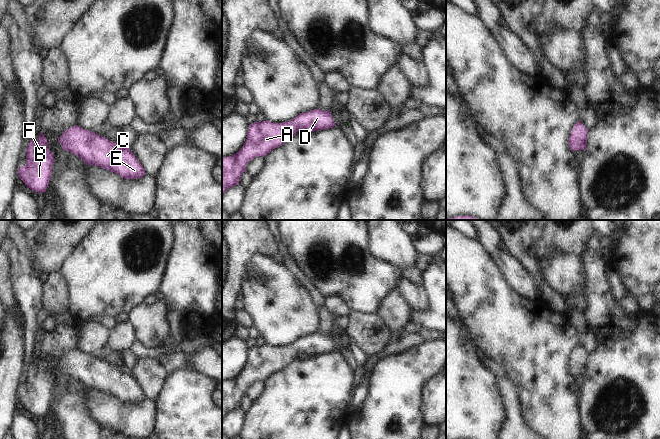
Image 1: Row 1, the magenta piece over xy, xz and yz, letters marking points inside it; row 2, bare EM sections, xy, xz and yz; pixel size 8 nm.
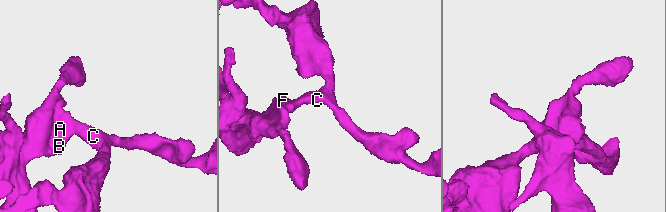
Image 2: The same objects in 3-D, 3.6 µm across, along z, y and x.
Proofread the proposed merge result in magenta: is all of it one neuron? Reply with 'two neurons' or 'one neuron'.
one neuron

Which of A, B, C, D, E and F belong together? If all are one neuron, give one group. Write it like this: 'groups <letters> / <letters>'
groups A B C D E F

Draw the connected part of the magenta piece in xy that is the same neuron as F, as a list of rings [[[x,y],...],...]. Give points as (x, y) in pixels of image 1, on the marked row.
[[[40,131],[38,139],[36,141],[31,139],[28,144],[26,165],[20,166],[18,176],[32,191],[45,193],[54,162],[54,155],[48,149],[48,141]]]

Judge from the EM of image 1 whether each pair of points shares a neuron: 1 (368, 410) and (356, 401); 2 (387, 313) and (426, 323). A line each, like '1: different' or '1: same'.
1: different
2: different

